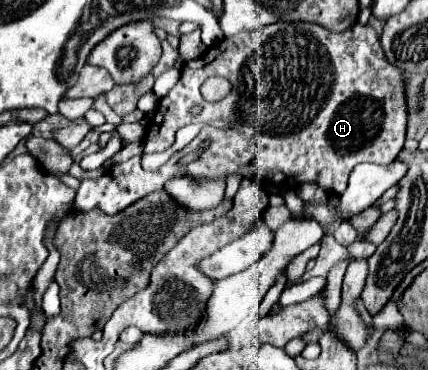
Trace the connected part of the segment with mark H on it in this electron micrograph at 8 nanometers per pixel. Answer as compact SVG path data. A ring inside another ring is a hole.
M280 21L280 23L272 23L272 25L268 25L268 27L262 27L262 29L254 31L254 33L242 33L240 43L236 43L236 41L222 41L222 43L210 47L200 59L190 61L190 63L184 63L184 65L182 65L182 77L180 77L180 81L170 89L170 93L168 93L166 97L160 99L158 109L156 109L154 117L152 117L150 123L148 123L148 131L146 131L146 139L144 139L144 153L158 153L158 151L168 149L168 147L174 143L174 133L176 133L180 127L188 125L188 123L194 123L194 121L216 121L216 119L224 119L224 121L232 123L232 129L230 129L230 131L220 131L220 129L214 129L214 127L204 127L204 129L200 131L200 135L198 135L184 151L176 153L168 163L164 163L162 169L160 169L158 173L144 173L144 169L140 167L140 155L136 155L136 157L132 157L130 161L126 161L126 163L114 165L114 167L106 173L106 179L82 179L82 183L80 183L80 187L78 187L78 193L76 193L76 199L74 199L74 209L76 209L76 211L100 209L100 211L106 213L106 215L116 215L116 213L124 211L128 205L132 205L132 203L136 203L138 199L142 199L144 195L162 189L164 183L166 183L168 179L172 179L172 177L182 177L182 175L190 175L190 177L226 177L226 175L232 175L232 173L238 173L238 171L240 171L242 177L254 177L254 175L266 177L266 175L268 175L268 179L274 181L274 183L276 183L276 171L278 171L278 173L282 175L278 183L288 185L288 187L292 187L292 189L296 189L296 187L302 185L302 183L314 181L314 183L318 183L324 191L340 195L340 193L346 189L350 171L352 171L358 163L380 163L380 165L384 165L384 163L392 163L392 159L396 159L396 155L400 153L400 149L402 149L402 145L404 145L404 139L406 139L406 125L408 125L406 77L404 77L404 73L402 73L398 67L394 67L394 65L390 65L390 63L386 61L384 51L382 51L382 47L380 47L380 39L378 39L376 31L374 31L370 25L360 25L360 23L356 23L354 27L350 27L350 29L342 31L342 33L332 33L332 31L328 31L328 29L320 27L320 25L312 25L312 23L302 23L302 21L298 21L298 23L284 23L284 21ZM210 75L222 75L222 77L226 77L226 79L232 83L232 91L230 91L222 101L218 101L218 103L206 103L206 101L202 99L202 95L200 95L200 85L202 85ZM192 105L202 105L202 107L204 107L204 111L202 111L200 117L190 117L188 111L192 109ZM204 139L210 139L210 141L212 141L212 143L204 149L204 153L202 153L196 161L190 161L188 165L180 165L180 159L182 159L184 155L188 155L188 153L194 153L194 151L198 149L198 145L200 145Z

